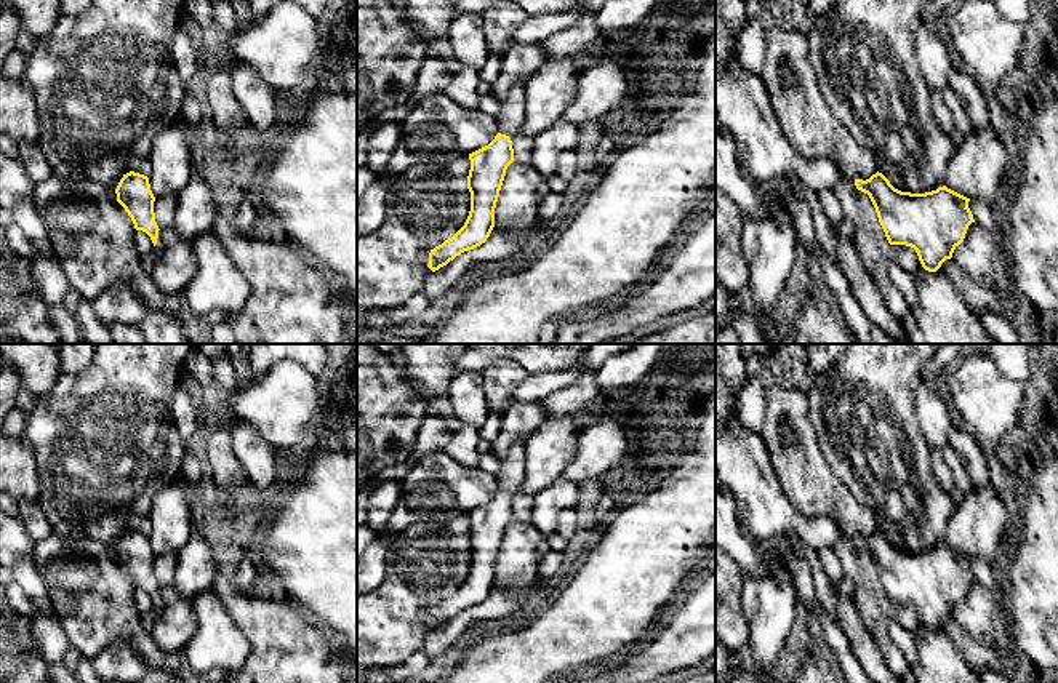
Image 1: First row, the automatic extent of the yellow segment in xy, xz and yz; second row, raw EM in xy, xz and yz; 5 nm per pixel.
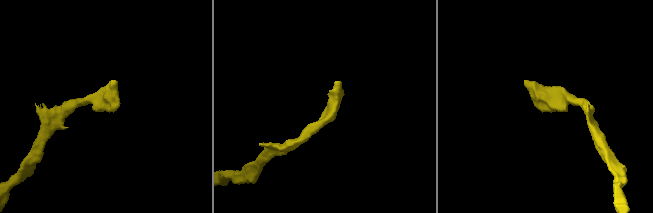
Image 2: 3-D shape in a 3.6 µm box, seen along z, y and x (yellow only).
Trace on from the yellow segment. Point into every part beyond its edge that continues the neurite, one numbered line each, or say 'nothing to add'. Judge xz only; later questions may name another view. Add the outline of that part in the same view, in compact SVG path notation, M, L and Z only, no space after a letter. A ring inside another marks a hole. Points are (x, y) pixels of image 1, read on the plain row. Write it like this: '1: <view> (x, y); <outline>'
1: xz (511, 477); M522 440L511 445L509 451L499 459L498 491L511 497L520 493L525 480L527 449Z

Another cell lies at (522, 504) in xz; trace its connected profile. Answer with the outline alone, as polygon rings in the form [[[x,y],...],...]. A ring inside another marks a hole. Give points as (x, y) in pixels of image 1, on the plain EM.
[[[517,493],[512,499],[514,520],[530,521],[533,512],[533,497],[523,493]]]

